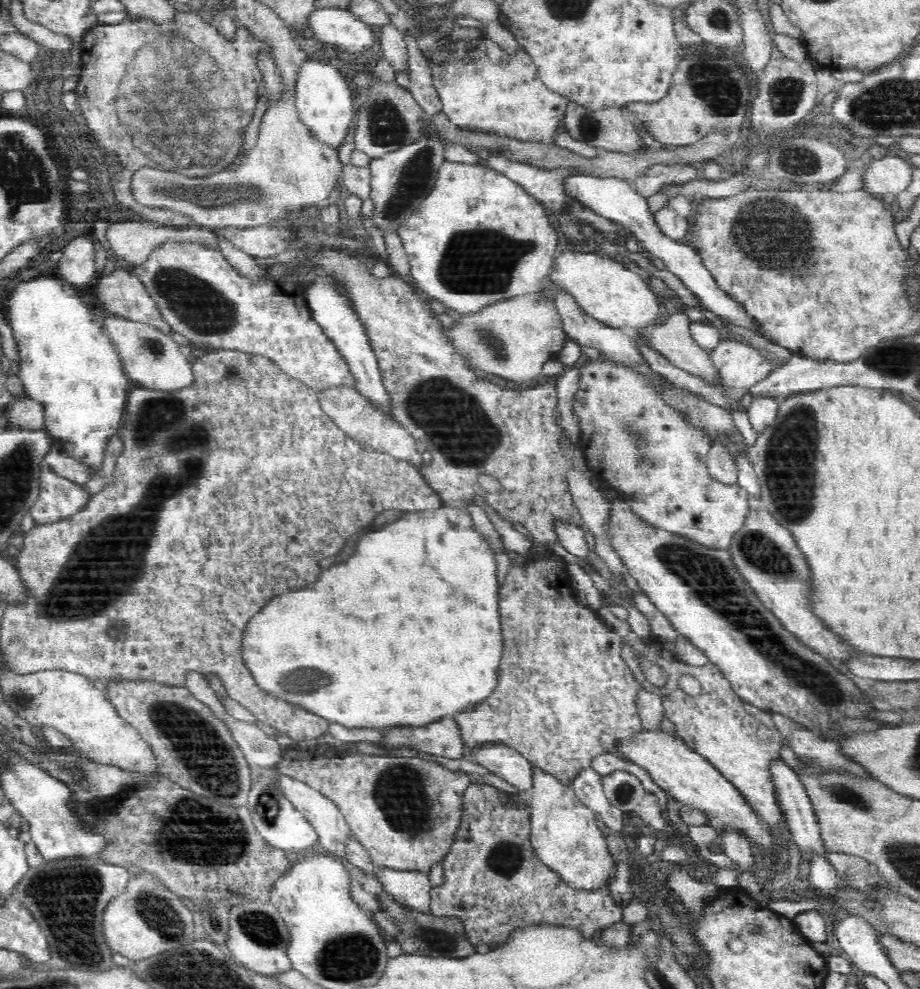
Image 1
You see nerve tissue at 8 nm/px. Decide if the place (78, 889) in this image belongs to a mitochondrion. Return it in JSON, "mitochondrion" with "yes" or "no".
{"mitochondrion":"yes"}

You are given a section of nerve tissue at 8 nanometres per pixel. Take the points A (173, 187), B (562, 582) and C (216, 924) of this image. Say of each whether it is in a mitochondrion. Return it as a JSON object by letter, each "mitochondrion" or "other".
{"A":"mitochondrion","B":"other","C":"mitochondrion"}

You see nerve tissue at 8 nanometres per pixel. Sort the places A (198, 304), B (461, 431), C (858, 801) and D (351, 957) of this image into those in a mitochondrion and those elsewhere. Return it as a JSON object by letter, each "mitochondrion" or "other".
{"A":"mitochondrion","B":"mitochondrion","C":"mitochondrion","D":"mitochondrion"}

